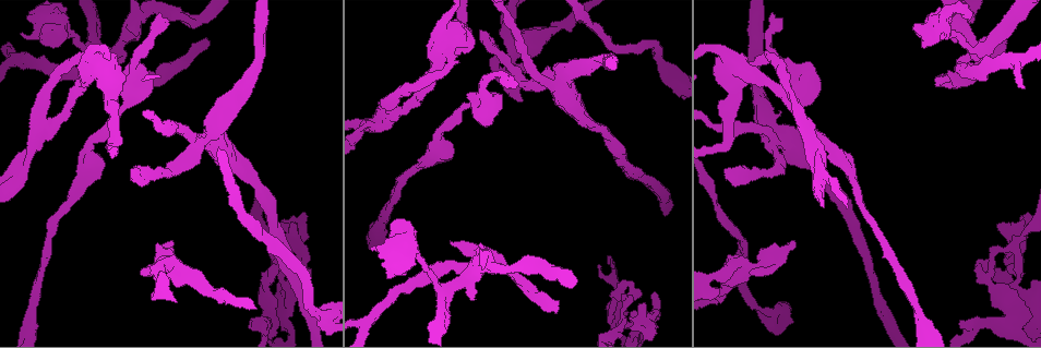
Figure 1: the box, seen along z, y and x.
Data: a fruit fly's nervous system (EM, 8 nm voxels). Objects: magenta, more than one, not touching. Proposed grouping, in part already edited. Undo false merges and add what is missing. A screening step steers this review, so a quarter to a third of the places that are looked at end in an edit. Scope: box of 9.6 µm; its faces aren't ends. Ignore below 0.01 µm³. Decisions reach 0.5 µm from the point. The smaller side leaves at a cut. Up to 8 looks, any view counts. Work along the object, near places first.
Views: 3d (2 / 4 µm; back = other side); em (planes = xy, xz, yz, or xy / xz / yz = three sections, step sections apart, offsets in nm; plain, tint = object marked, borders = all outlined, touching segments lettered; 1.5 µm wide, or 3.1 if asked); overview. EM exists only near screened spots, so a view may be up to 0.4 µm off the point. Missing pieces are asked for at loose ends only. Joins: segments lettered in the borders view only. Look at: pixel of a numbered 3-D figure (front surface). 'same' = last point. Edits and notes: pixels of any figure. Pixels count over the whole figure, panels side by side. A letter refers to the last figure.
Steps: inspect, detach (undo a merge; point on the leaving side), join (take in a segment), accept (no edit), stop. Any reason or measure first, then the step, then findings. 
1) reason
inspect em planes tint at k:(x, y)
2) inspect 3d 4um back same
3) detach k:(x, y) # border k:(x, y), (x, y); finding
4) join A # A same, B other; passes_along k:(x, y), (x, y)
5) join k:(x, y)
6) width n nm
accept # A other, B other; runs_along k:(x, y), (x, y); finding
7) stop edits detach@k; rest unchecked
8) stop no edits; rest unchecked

free end
inspect em 3.1um planes borders at 1:(936, 84)

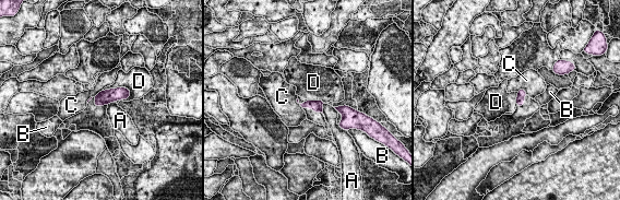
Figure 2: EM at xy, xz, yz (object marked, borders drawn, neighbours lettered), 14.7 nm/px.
accept # A other, B other, C other, D other; border 2:(103, 90), (126, 87), (131, 93); none of them fits

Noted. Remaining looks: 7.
calibre changes
inspect 3d 2um at 1:(133, 65)

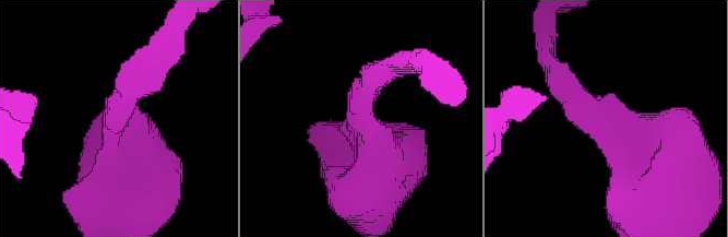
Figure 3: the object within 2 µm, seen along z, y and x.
arm_widths 180, 600 nm; shape alone is not enough
inspect em planes plain at 3:(116, 114)

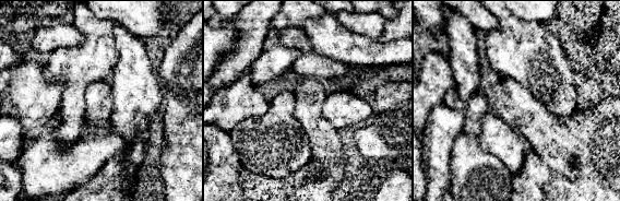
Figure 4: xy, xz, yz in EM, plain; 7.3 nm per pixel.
what lies round it
inspect em planes borders same

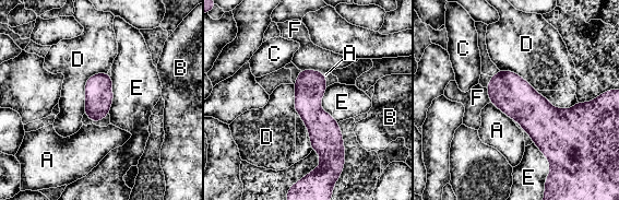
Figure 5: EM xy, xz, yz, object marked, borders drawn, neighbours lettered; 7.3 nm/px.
width 200 nm
accept # A other, B other, C other, D other, E other, F other; runs_along 5:(302, 72), (324, 161); continuous, no second cell

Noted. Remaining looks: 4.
calibre changes
inspect em planes borders at 1:(722, 290)

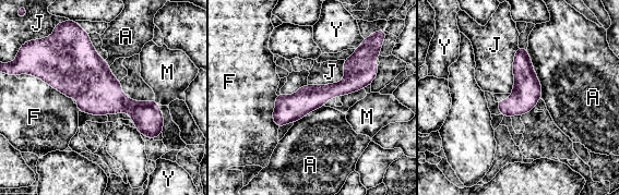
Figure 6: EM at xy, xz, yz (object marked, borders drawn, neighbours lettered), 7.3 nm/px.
accept # A other, F other, J other, M other, Y other; border 6:(344, 60), (341, 81), (308, 85); all the same cell

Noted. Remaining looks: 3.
stop no edits; rest unchecked

